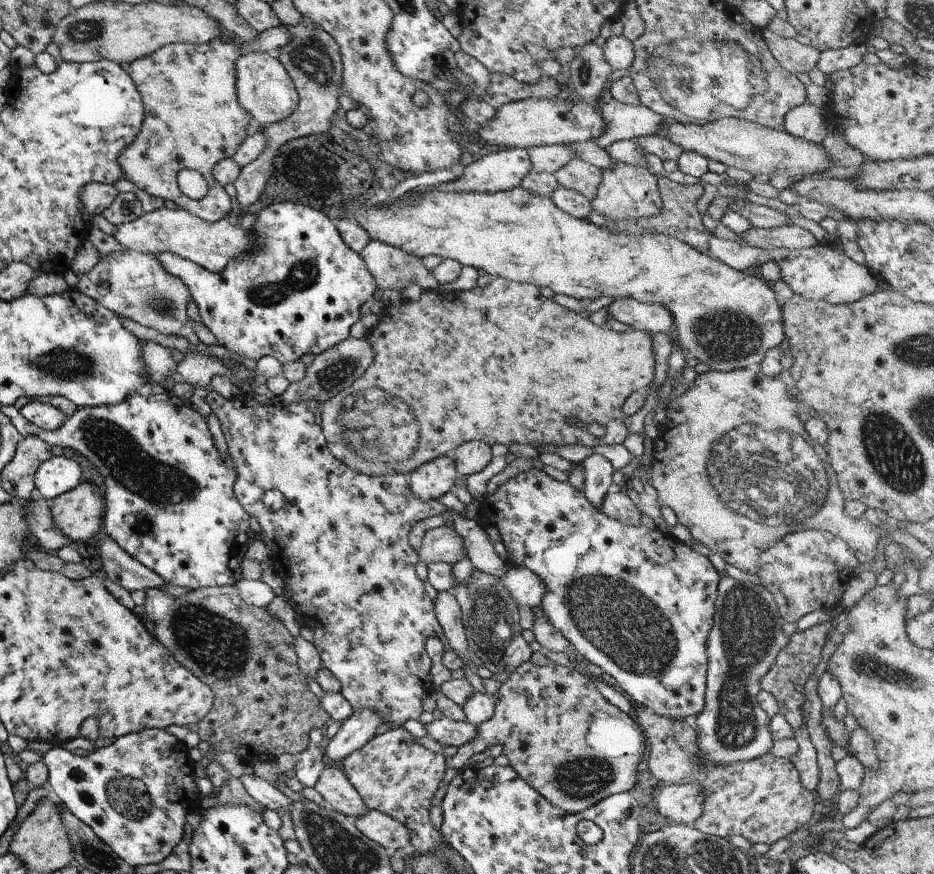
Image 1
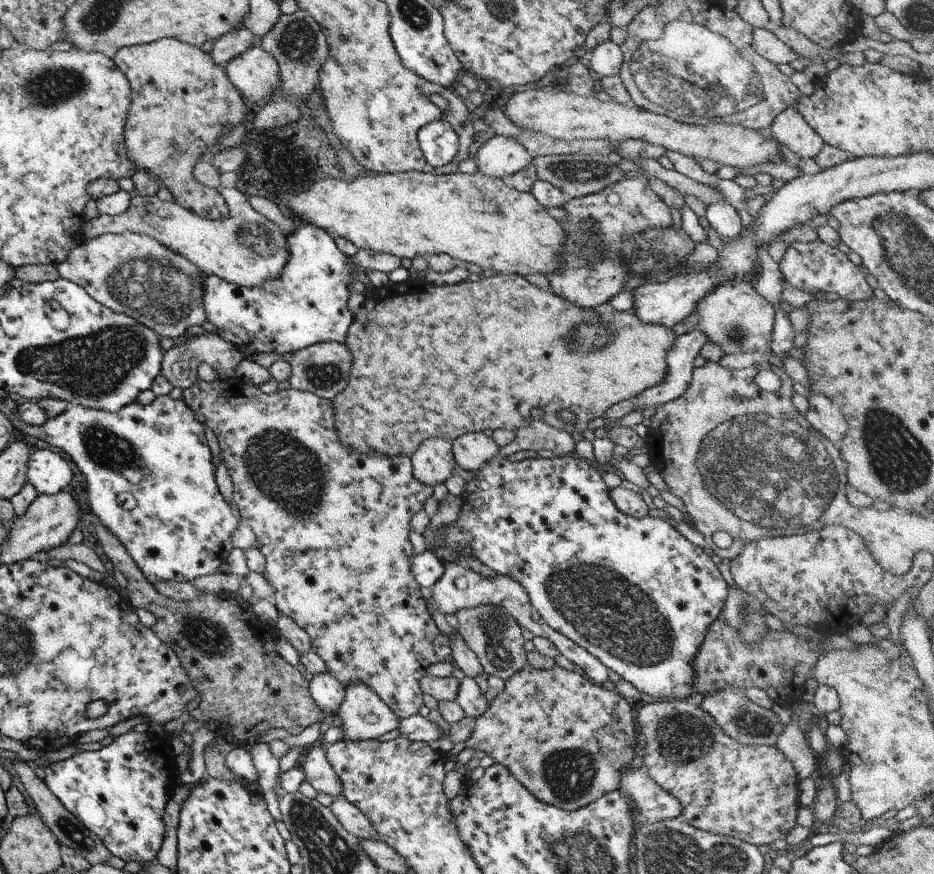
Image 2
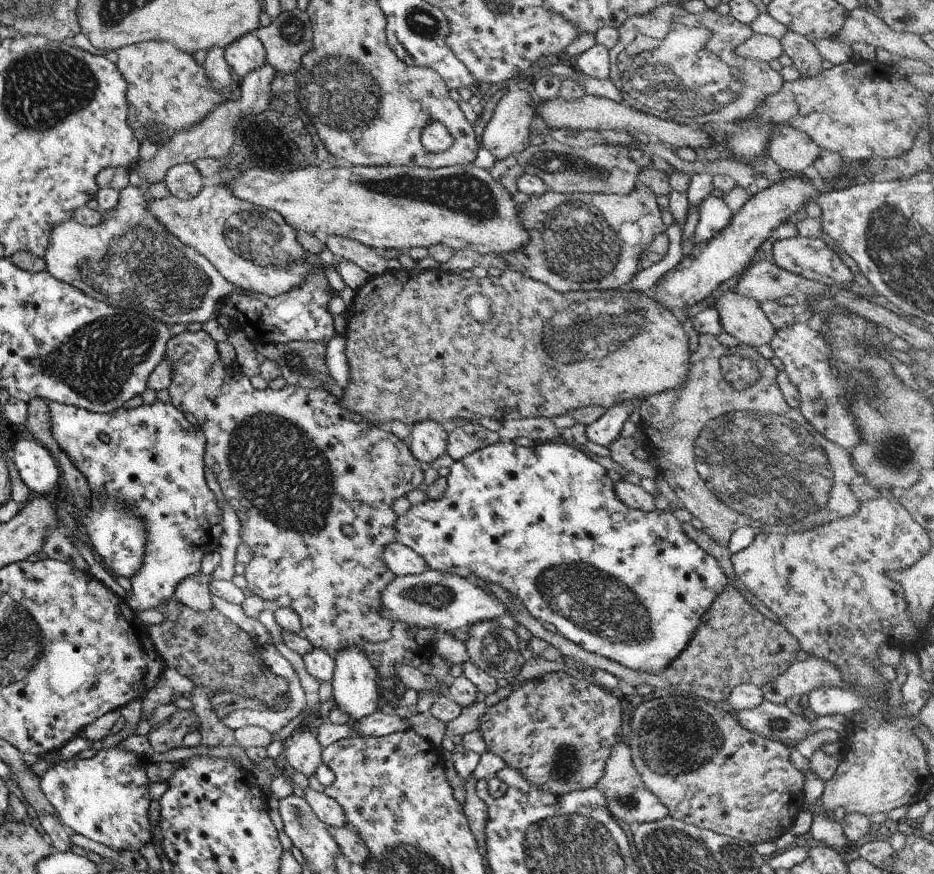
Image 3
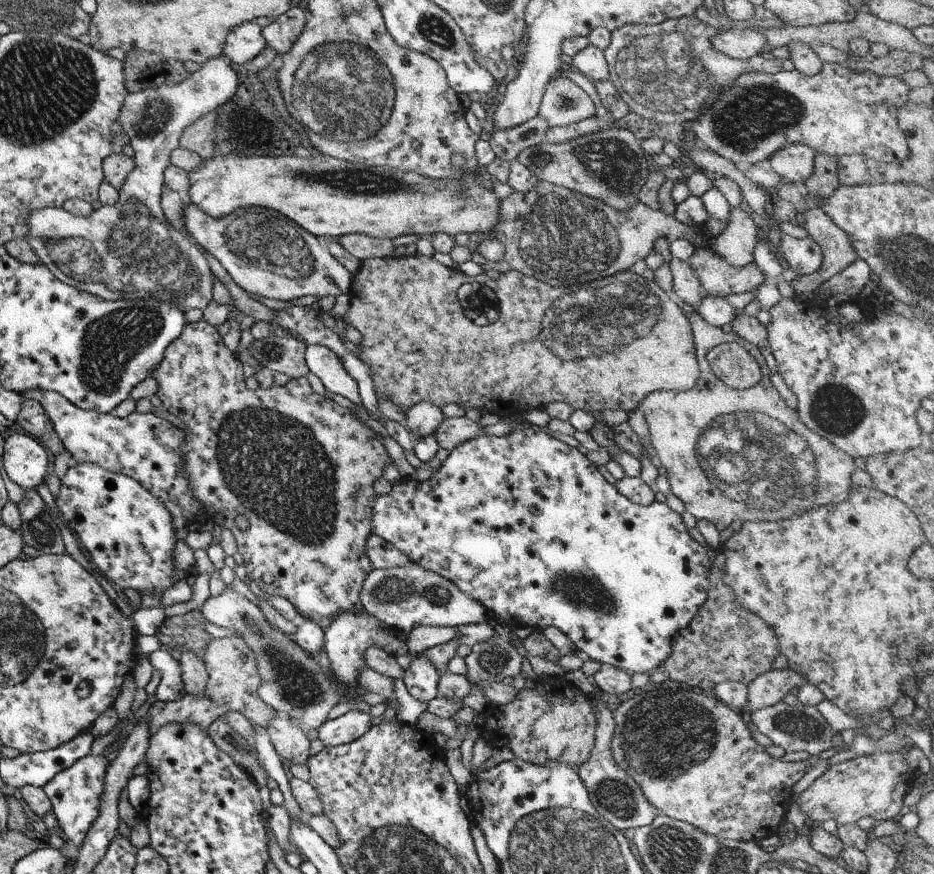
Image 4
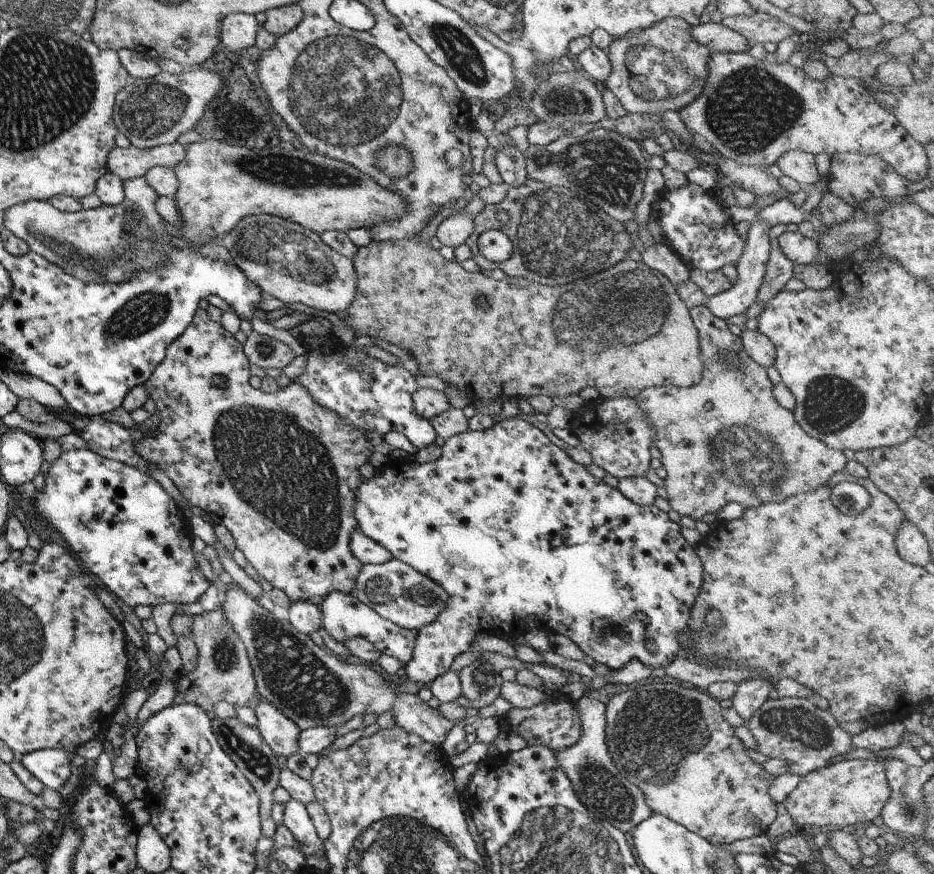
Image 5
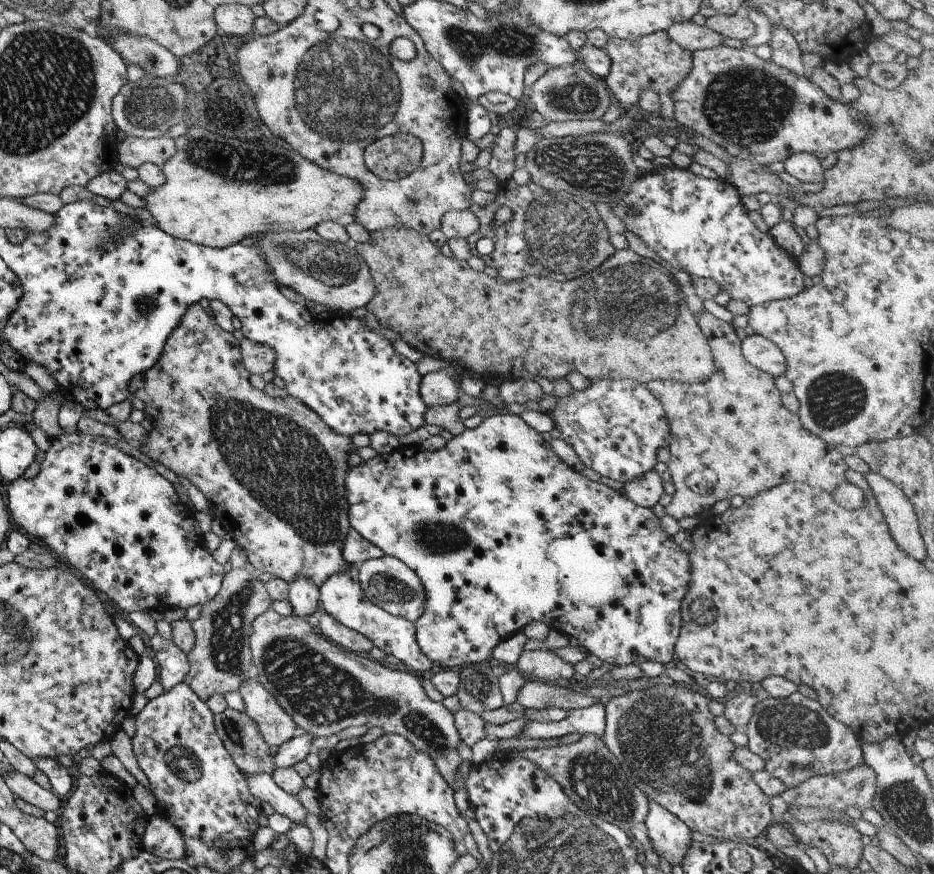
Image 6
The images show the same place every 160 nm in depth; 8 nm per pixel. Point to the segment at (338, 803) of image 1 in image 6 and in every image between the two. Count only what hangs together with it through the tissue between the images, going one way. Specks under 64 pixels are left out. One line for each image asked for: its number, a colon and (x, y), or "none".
2: (319, 775)
3: (301, 750)
4: (288, 739)
5: (280, 734)
6: (275, 726)

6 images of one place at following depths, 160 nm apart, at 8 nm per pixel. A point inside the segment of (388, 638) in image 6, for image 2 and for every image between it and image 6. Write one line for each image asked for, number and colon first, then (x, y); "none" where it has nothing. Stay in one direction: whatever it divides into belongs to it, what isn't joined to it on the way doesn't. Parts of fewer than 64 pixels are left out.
2: (363, 716)
3: (353, 684)
4: (345, 639)
5: (343, 617)

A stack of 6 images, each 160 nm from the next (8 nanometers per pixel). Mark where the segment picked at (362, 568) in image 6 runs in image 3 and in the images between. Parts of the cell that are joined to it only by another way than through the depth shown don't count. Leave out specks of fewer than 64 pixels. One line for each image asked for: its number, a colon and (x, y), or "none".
3: (434, 600)
4: (402, 598)
5: (405, 597)

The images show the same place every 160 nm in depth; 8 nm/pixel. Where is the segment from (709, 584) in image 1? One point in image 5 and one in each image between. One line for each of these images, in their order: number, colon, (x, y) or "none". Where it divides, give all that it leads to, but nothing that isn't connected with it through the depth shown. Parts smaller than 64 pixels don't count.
2: (633, 593)
3: (543, 522)
4: (524, 524)
5: (585, 562)

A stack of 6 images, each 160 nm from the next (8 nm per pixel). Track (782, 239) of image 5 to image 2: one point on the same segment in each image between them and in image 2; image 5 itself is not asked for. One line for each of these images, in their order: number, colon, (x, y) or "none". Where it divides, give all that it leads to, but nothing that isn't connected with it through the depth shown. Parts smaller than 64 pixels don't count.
2: (812, 266)
3: (807, 257)
4: (803, 256)

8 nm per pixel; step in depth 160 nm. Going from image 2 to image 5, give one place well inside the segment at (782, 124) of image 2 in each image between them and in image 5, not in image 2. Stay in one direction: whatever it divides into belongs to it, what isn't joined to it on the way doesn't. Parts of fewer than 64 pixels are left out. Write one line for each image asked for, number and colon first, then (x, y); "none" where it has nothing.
3: (791, 150)
4: (794, 162)
5: (796, 164)

